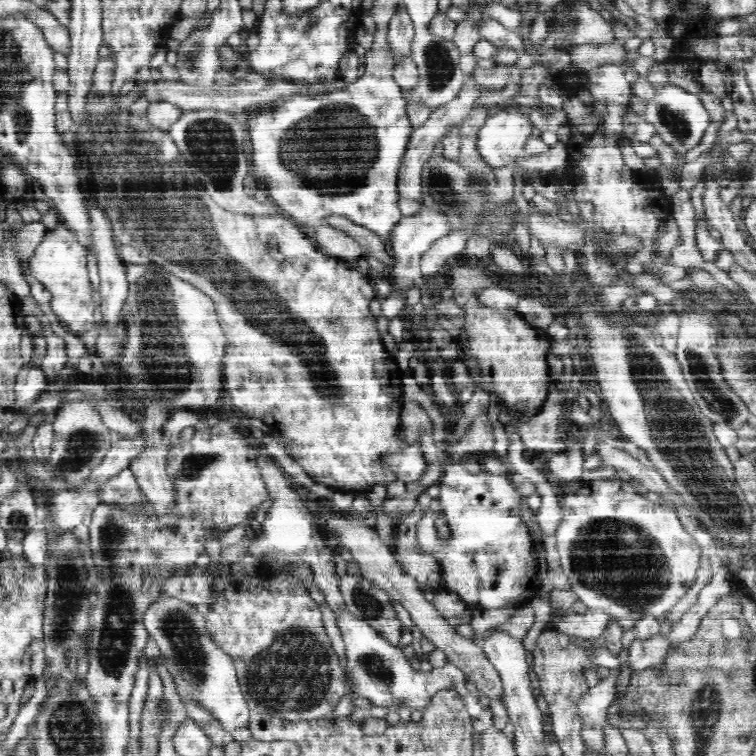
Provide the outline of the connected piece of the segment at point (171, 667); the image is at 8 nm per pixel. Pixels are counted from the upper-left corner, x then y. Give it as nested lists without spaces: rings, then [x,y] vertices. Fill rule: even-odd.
[[[163,596],[148,607],[144,625],[164,657],[163,664],[171,674],[180,698],[199,702],[230,733],[247,726],[251,710],[239,684],[236,667],[232,664],[233,659],[213,643],[205,625],[203,608],[176,597]]]

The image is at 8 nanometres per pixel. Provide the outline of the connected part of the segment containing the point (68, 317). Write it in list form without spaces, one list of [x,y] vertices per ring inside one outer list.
[[[55,226],[52,234],[46,234],[42,244],[35,250],[34,258],[29,260],[30,275],[39,283],[42,282],[52,298],[50,306],[54,314],[64,322],[69,332],[80,335],[87,330],[92,330],[98,323],[94,321],[94,308],[92,292],[94,291],[89,280],[89,273],[86,264],[87,252],[80,246],[80,241],[65,226]]]

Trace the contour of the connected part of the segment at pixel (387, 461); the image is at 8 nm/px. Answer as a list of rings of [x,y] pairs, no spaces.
[[[418,445],[409,446],[388,452],[381,458],[383,466],[395,474],[395,478],[405,483],[411,483],[426,474],[425,470],[428,461],[424,458],[423,452]]]

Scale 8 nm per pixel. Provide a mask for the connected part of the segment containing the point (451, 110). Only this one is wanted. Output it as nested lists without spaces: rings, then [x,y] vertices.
[[[472,72],[466,75],[466,82],[462,90],[458,92],[458,96],[444,104],[444,106],[431,109],[428,120],[419,127],[415,127],[410,137],[408,149],[405,152],[404,161],[401,164],[400,173],[398,176],[398,188],[397,191],[400,194],[400,198],[410,199],[414,201],[420,200],[422,190],[424,188],[424,166],[433,155],[433,150],[437,142],[442,141],[442,137],[446,136],[447,132],[450,132],[449,128],[452,125],[458,125],[462,123],[470,114],[473,108],[474,101],[482,94],[482,90],[473,81]]]

